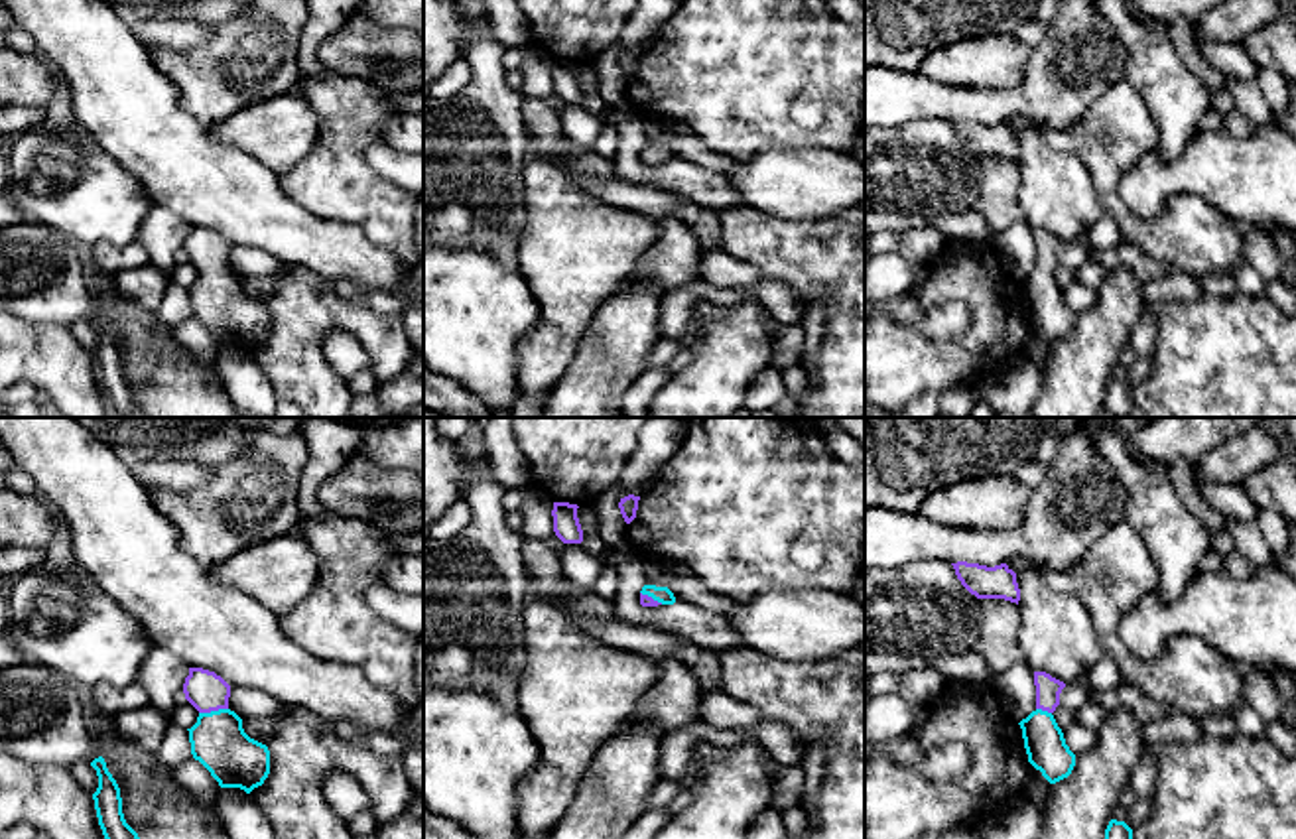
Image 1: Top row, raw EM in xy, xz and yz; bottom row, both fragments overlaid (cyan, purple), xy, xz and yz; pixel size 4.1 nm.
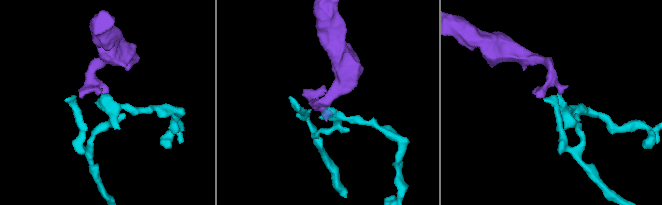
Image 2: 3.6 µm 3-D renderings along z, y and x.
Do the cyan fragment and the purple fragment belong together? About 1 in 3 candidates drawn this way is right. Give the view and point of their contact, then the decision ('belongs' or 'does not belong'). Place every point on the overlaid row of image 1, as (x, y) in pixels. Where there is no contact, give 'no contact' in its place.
meets cyan in xy at (213, 711); belongs

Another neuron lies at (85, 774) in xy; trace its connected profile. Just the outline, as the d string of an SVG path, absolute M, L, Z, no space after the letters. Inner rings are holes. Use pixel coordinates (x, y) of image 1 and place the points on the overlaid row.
M75 762L71 768L71 774L77 778L77 782L91 794L98 788L98 776L97 770L89 762Z

